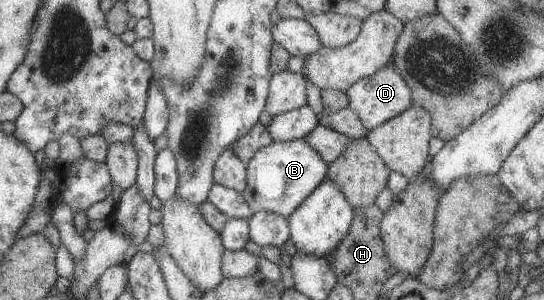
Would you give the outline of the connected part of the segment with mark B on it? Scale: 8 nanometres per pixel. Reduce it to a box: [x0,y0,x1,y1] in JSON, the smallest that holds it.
[241,139,327,218]

